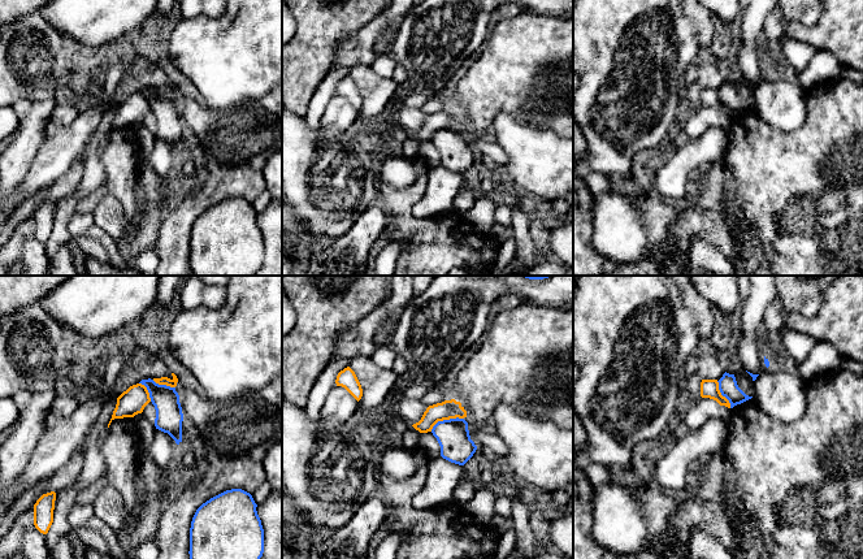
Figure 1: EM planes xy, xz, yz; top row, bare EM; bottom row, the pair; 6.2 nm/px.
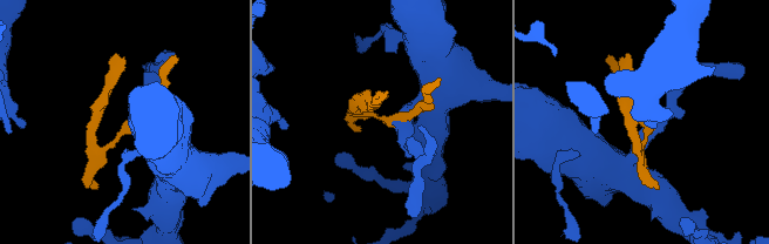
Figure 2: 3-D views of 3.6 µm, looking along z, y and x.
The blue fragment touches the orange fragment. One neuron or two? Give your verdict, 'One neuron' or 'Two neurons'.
Two neurons

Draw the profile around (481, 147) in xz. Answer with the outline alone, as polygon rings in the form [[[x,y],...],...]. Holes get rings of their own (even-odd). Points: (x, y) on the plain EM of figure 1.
[[[468,134],[470,148],[478,156],[490,156],[500,168],[508,162],[504,150],[496,143],[486,142],[478,136]]]

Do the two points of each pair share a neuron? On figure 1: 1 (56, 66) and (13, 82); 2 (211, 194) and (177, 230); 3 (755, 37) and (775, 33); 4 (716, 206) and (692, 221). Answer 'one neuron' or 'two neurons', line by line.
1: one neuron
2: one neuron
3: two neurons
4: one neuron

